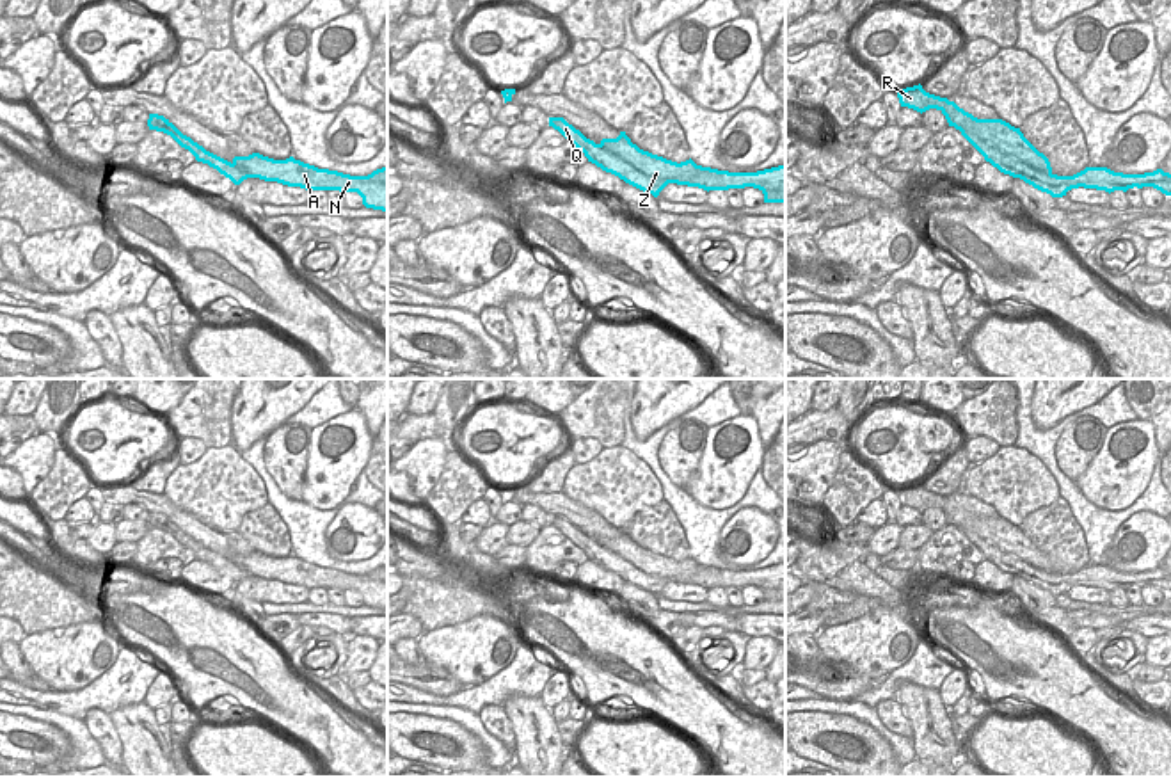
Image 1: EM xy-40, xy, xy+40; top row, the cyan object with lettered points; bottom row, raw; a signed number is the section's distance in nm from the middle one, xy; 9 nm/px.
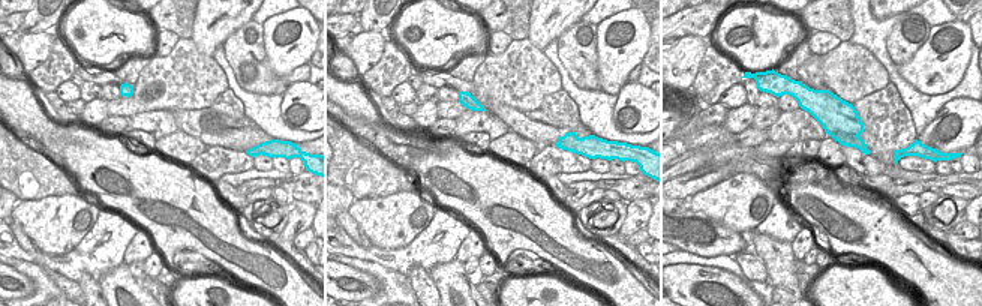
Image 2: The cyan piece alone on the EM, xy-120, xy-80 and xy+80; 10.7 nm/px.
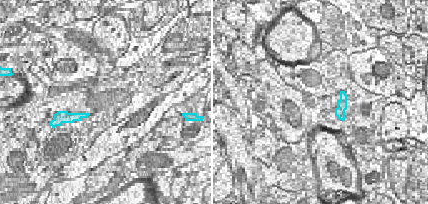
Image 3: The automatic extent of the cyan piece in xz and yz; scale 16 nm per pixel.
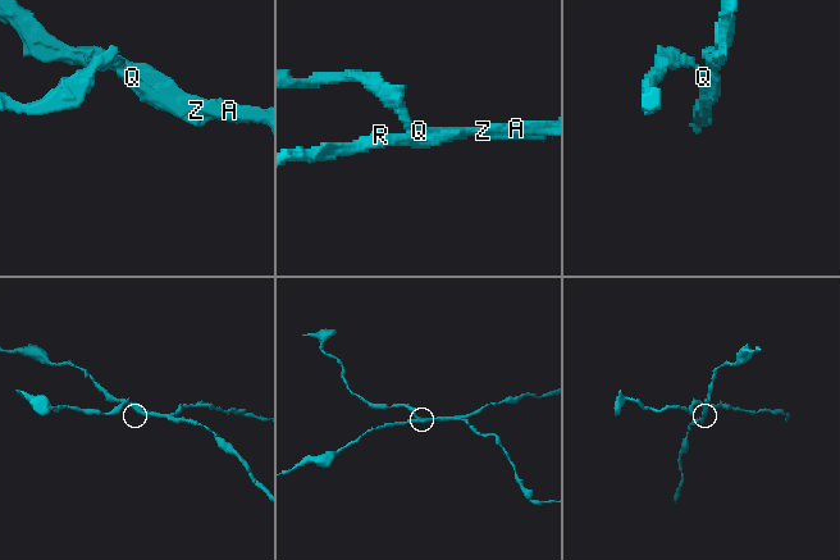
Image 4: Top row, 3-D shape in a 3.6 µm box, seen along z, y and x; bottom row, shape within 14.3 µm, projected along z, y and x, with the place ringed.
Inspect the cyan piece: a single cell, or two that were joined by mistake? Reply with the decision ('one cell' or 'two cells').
two cells

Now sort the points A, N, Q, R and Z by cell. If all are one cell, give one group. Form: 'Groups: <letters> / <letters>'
Groups: A N R Z / Q

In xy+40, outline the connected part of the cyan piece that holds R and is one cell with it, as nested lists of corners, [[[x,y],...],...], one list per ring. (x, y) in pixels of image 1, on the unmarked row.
[[[920,482],[899,487],[897,496],[901,505],[913,507],[920,512],[936,507],[945,514],[949,525],[954,525],[963,532],[976,532],[1004,553],[1011,553],[1032,567],[1052,573],[1048,557],[1024,535],[1020,526],[1015,526],[1002,517],[977,517],[960,507],[954,500],[926,491]]]

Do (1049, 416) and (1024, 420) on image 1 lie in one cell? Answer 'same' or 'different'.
different

